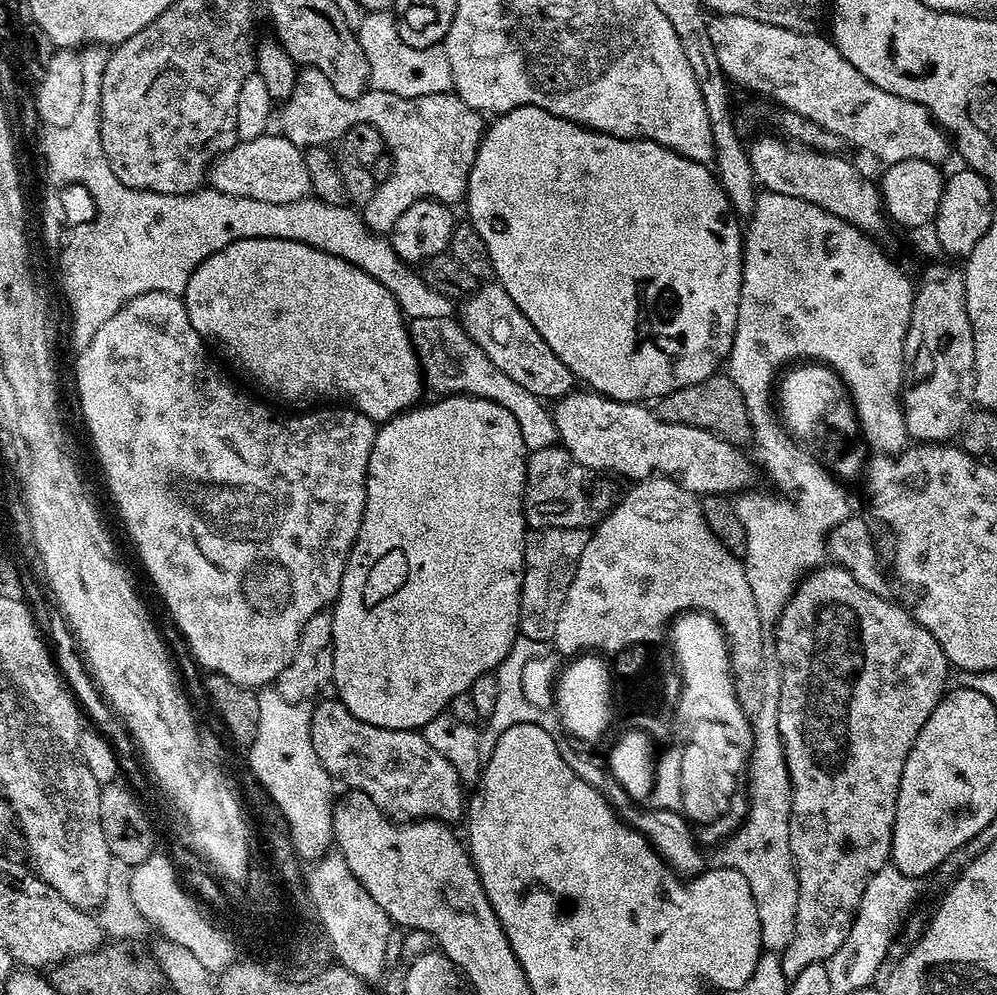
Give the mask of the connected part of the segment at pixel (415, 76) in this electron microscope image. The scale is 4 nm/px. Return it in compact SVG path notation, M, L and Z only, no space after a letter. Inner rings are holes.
M391 11L365 14L358 35L362 54L366 54L366 62L370 62L370 84L373 89L414 98L452 88L450 58L446 58L446 50L442 46L419 48L417 44L402 39L400 25Z

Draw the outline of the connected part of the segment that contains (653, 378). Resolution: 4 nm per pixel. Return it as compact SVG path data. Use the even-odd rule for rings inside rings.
M533 104L512 108L493 120L496 121L487 125L484 139L474 158L474 166L468 175L467 219L486 242L498 284L550 344L555 359L565 363L577 381L585 380L588 383L585 385L591 391L625 402L652 402L674 390L694 386L717 375L719 368L716 367L719 364L721 367L727 361L734 342L744 269L744 246L741 221L732 211L732 203L721 190L713 169L663 148L652 140L624 140L621 136L593 132L583 124L550 114L535 108Z

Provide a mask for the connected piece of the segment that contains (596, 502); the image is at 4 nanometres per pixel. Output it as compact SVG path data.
M562 446L531 450L524 483L524 522L533 528L593 529L618 500L611 479L601 478L578 462Z

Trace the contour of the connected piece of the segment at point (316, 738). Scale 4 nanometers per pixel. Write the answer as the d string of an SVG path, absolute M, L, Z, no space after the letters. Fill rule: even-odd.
M321 699L321 704L311 709L311 734L315 753L333 781L341 780L351 791L366 794L393 821L453 822L465 815L466 788L458 778L458 770L426 742L424 735L416 730L379 728L362 722L339 699L331 699Z

